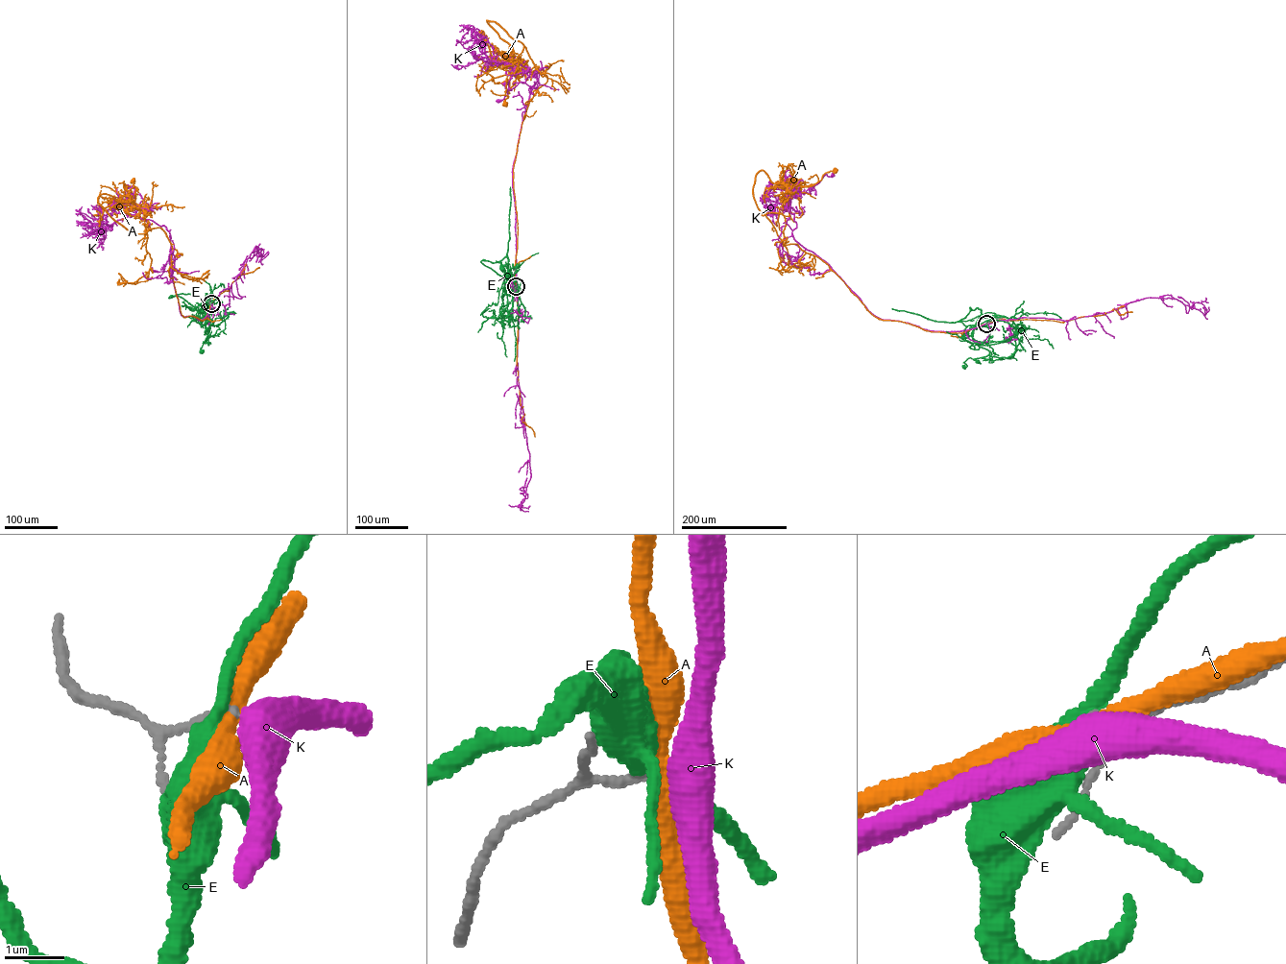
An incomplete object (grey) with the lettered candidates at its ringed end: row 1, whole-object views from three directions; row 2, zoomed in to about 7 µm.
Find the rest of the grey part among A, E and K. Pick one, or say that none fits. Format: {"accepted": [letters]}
{"accepted": ["K"]}

